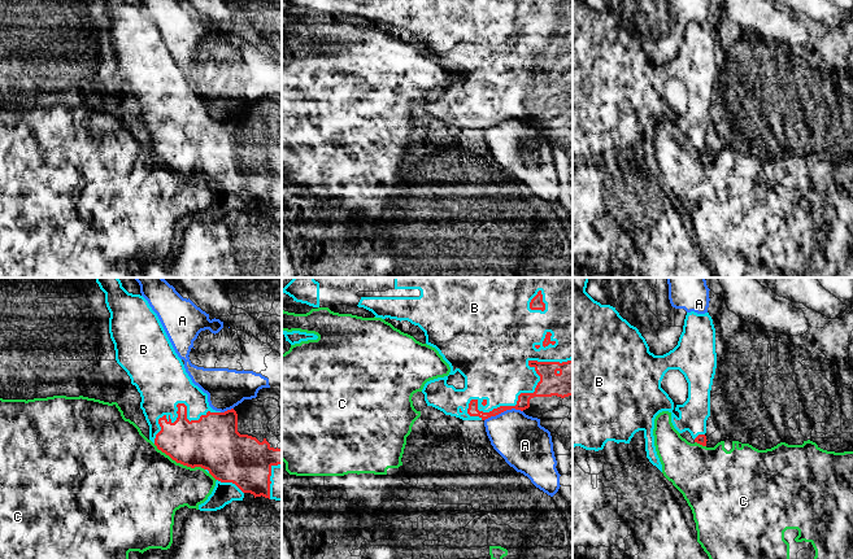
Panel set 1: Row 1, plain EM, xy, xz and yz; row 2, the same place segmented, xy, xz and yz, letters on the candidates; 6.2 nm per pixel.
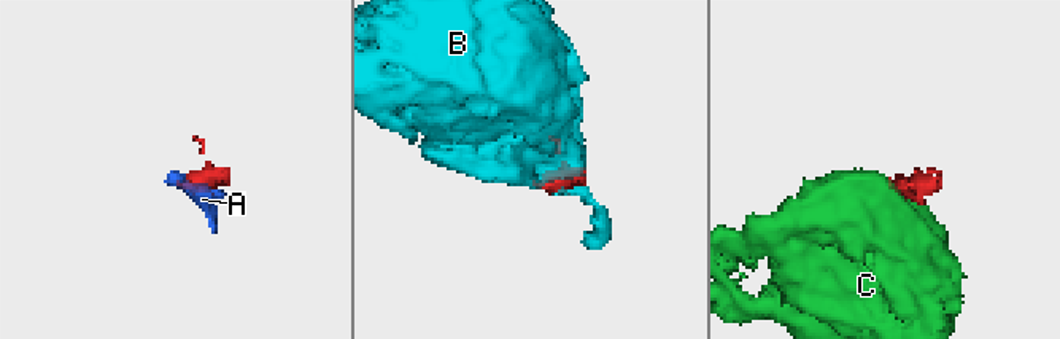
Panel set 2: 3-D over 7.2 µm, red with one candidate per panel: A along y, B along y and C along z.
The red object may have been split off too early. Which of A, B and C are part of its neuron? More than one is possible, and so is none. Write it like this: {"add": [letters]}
{"add": ["B"]}

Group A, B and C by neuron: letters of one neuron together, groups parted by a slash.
A / B / C

